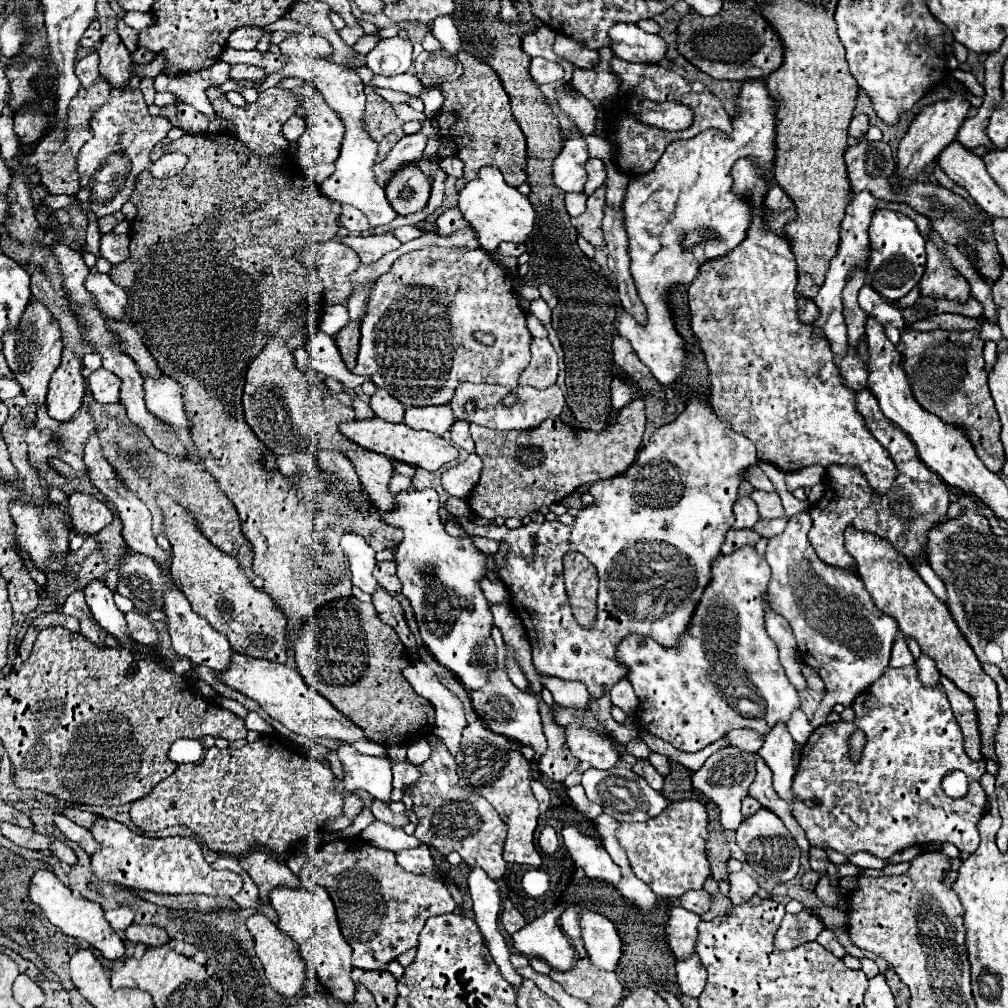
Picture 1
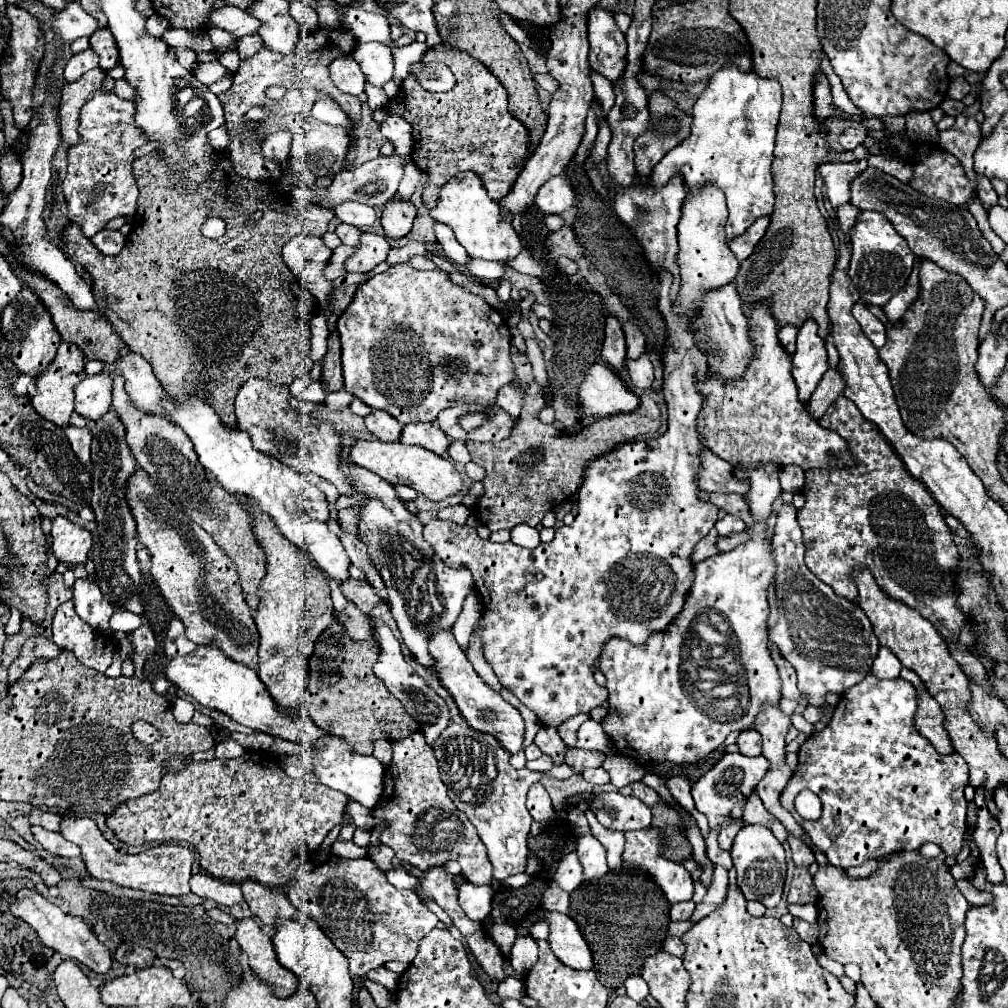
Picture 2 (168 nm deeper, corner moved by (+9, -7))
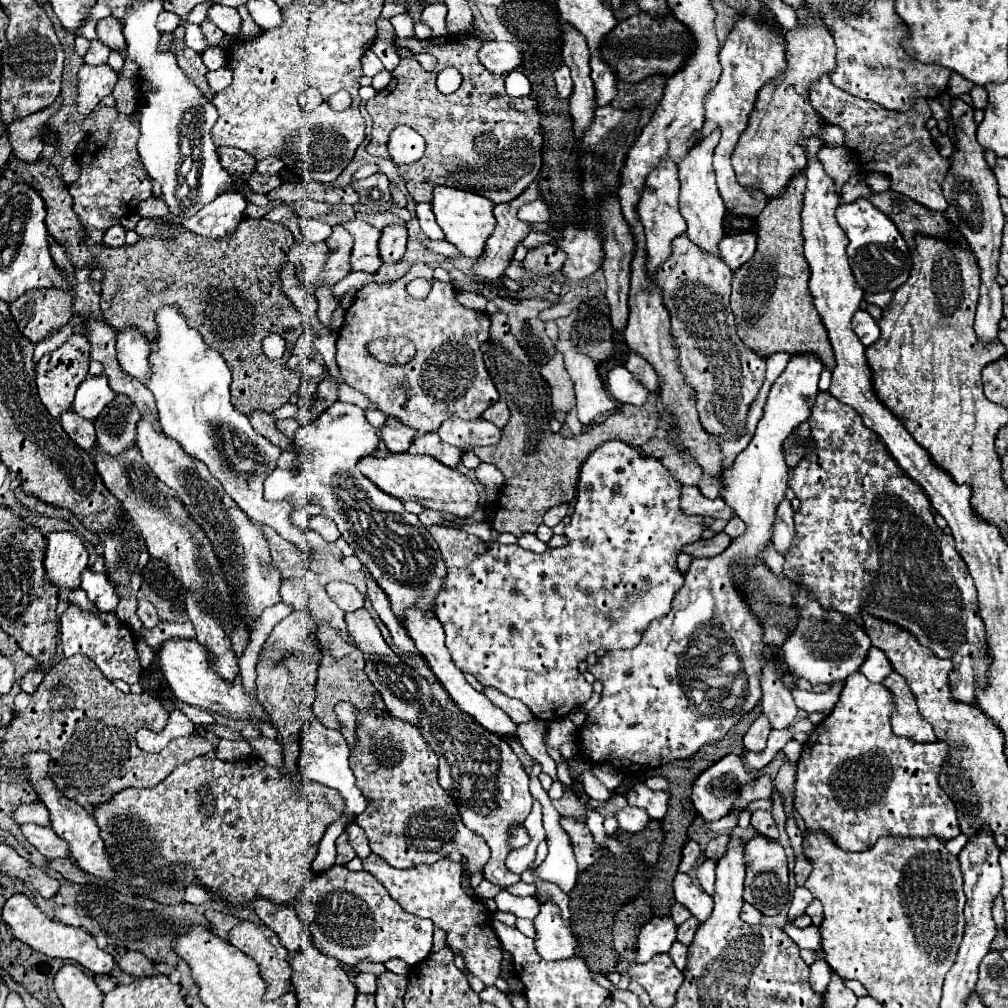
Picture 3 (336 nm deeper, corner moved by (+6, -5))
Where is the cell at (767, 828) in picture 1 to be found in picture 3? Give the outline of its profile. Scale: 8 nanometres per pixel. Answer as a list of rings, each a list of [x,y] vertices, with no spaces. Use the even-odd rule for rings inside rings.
[[[755,835],[745,843],[745,865],[747,865],[747,877],[745,877],[745,895],[743,899],[757,907],[763,915],[777,915],[783,911],[783,907],[789,903],[789,869],[787,869],[787,857],[779,841],[773,841],[763,835]]]

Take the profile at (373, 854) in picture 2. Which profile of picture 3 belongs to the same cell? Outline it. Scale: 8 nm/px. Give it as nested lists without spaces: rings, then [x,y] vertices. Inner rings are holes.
[[[371,853],[363,861],[363,869],[369,871],[373,877],[377,877],[391,893],[391,897],[403,905],[405,911],[415,913],[417,917],[427,917],[435,923],[435,927],[445,929],[447,945],[451,945],[455,953],[463,953],[465,965],[471,971],[471,975],[479,977],[485,985],[493,985],[497,981],[501,971],[503,948],[499,945],[499,939],[491,927],[491,919],[489,919],[491,911],[485,907],[485,903],[479,897],[467,895],[463,891],[459,863],[441,859],[433,865],[419,865],[403,871],[387,865],[383,857],[375,857]]]

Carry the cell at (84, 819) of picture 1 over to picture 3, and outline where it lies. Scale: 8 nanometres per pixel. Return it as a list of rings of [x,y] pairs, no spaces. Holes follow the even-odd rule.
[[[31,803],[31,805],[21,805],[13,813],[13,819],[23,823],[37,823],[37,825],[49,825],[49,813],[43,803]]]

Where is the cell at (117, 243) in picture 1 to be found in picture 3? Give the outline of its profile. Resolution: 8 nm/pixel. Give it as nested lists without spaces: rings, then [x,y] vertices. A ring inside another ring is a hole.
[[[113,225],[111,229],[107,229],[107,233],[103,235],[103,245],[107,245],[107,247],[125,245],[125,229],[121,225]]]

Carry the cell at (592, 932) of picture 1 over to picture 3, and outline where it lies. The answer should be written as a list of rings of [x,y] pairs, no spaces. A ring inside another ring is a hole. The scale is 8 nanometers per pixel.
[[[543,903],[539,915],[535,917],[535,947],[539,955],[547,961],[561,961],[575,957],[577,939],[569,925],[563,921],[561,911],[555,903]]]

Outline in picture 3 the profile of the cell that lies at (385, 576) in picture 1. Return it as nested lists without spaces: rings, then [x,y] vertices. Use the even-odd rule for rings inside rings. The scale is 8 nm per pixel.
[[[331,581],[331,583],[327,585],[327,595],[329,595],[345,613],[361,609],[361,607],[363,607],[363,601],[365,601],[363,593],[361,593],[355,585],[345,583],[345,581]]]

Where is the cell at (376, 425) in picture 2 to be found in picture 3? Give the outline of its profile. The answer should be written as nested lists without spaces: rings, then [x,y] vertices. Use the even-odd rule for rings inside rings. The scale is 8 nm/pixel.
[[[387,417],[381,427],[381,439],[387,445],[387,449],[393,453],[405,453],[409,449],[411,441],[415,439],[415,435],[417,435],[415,429],[407,427],[401,421],[391,419],[391,417]]]

